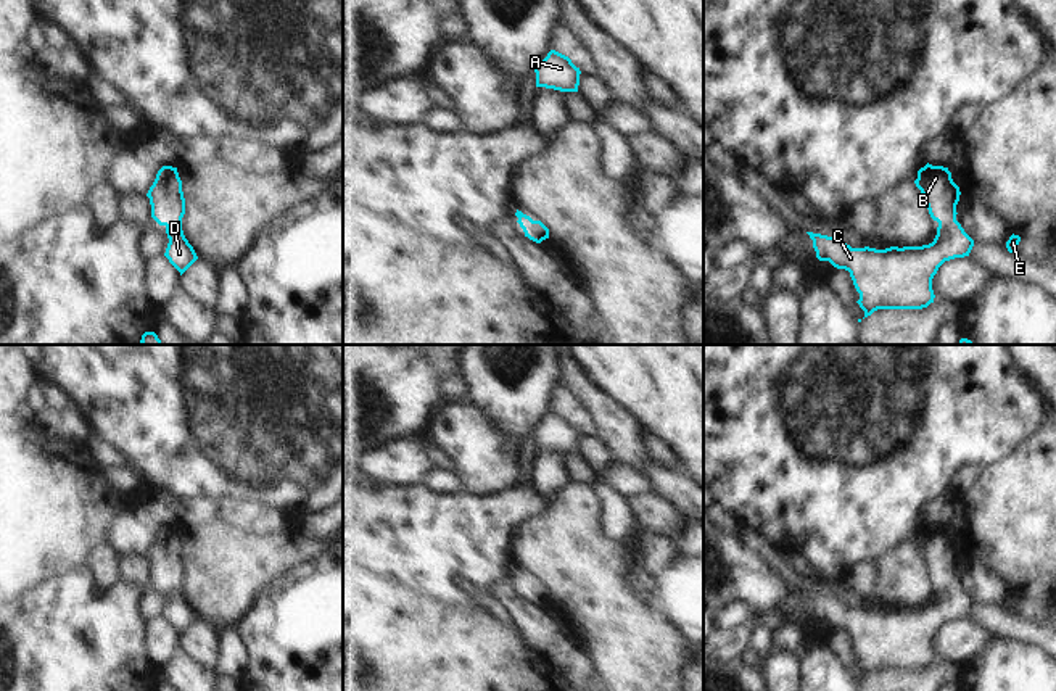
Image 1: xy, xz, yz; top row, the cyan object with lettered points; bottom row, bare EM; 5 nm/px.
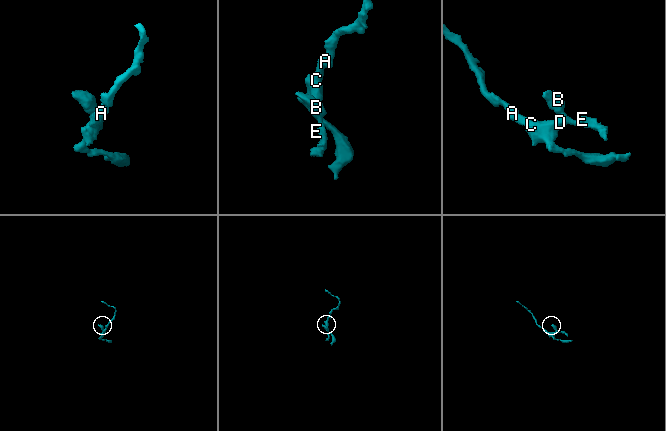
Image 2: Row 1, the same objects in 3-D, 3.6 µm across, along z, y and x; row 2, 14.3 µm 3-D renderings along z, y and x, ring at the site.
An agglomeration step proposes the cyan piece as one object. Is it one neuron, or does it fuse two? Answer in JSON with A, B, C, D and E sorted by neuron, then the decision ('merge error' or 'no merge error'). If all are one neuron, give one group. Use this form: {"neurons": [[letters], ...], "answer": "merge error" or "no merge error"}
{"neurons": [["A", "B", "C", "D", "E"]], "answer": "no merge error"}

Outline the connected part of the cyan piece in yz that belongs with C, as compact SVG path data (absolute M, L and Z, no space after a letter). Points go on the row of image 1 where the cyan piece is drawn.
M926 164L918 171L916 187L921 190L929 214L938 222L937 235L932 243L922 246L890 246L852 248L837 237L806 232L813 240L813 248L819 261L829 261L837 269L850 272L853 285L860 293L856 301L864 311L864 317L877 309L922 309L934 303L932 279L938 267L950 259L969 256L974 240L964 232L956 221L956 205L959 201L959 187L953 182L951 172L943 166Z

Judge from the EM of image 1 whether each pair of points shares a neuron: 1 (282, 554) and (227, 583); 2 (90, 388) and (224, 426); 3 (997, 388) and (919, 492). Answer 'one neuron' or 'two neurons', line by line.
1: one neuron
2: one neuron
3: one neuron

